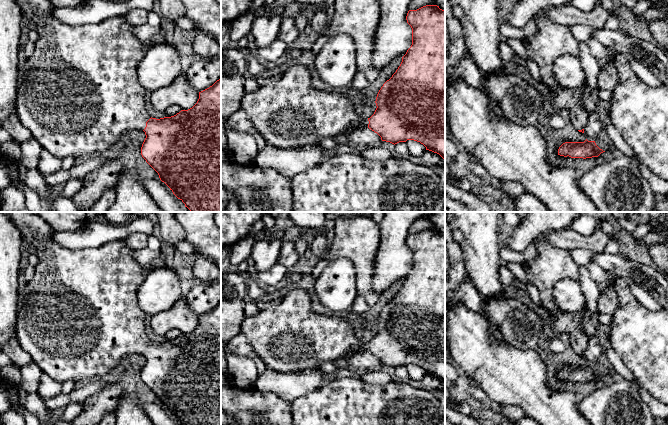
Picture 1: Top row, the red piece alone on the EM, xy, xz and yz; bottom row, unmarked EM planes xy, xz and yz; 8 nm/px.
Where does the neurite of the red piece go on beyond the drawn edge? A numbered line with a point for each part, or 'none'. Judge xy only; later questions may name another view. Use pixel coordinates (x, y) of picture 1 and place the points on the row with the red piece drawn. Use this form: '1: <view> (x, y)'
1: xy (80, 93)

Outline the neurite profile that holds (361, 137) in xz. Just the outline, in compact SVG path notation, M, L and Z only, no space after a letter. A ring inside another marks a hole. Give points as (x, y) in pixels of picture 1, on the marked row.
M361 127L345 132L345 135L352 146L363 148L381 142L381 137L367 127Z

